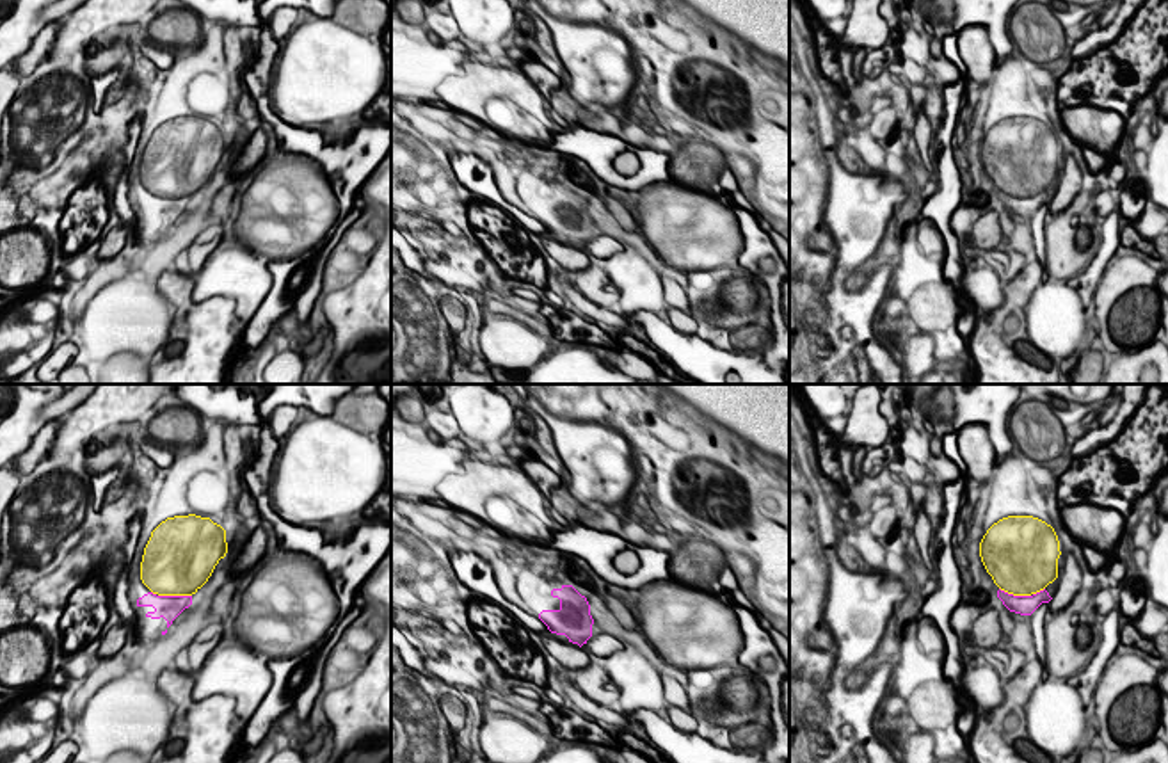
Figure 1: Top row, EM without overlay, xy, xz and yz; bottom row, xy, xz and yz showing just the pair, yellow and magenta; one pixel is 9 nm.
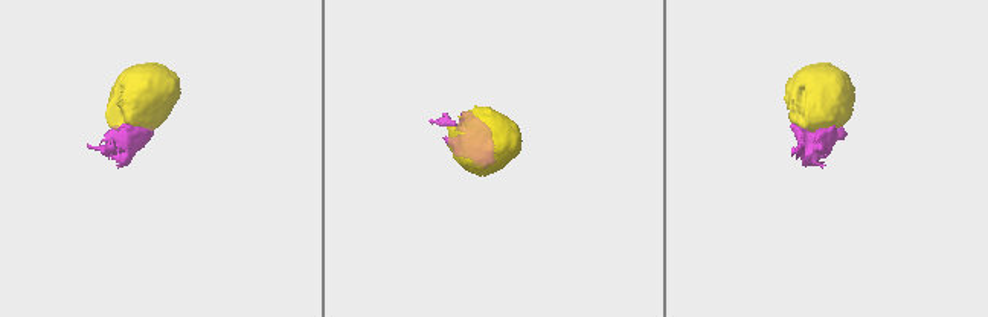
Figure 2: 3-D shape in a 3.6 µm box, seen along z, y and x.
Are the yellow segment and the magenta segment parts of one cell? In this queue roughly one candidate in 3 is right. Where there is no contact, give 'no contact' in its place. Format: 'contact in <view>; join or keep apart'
contact in xy; join

